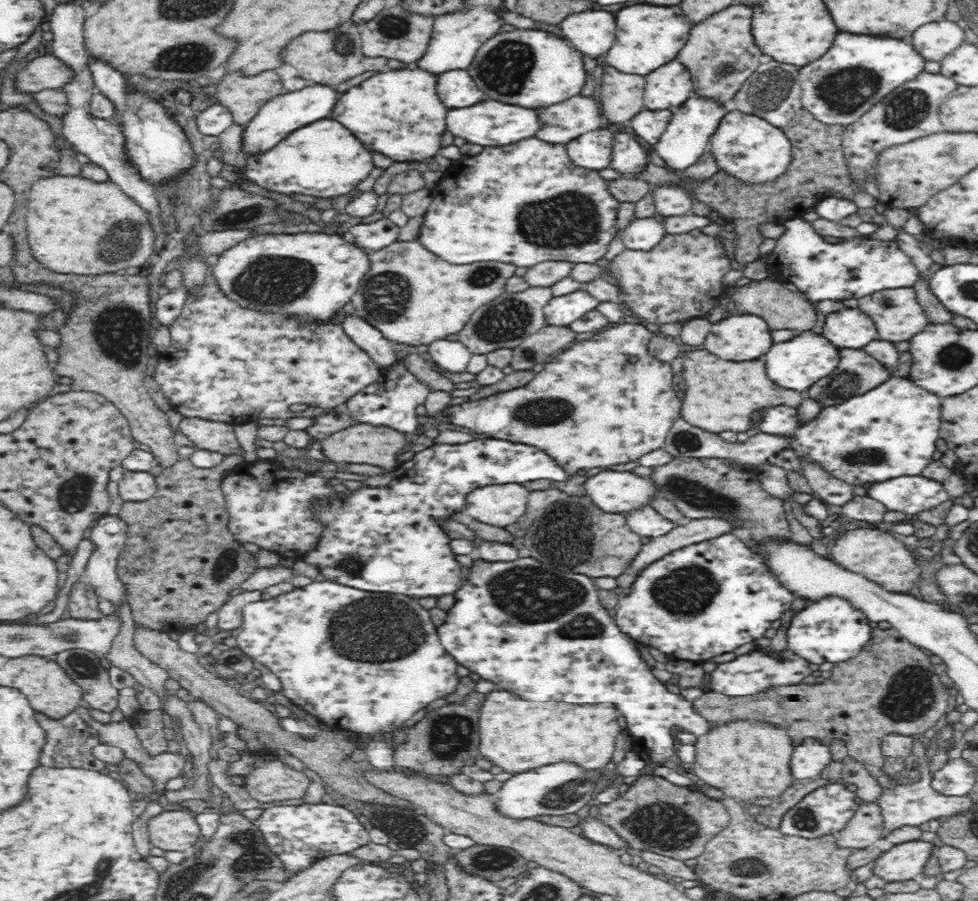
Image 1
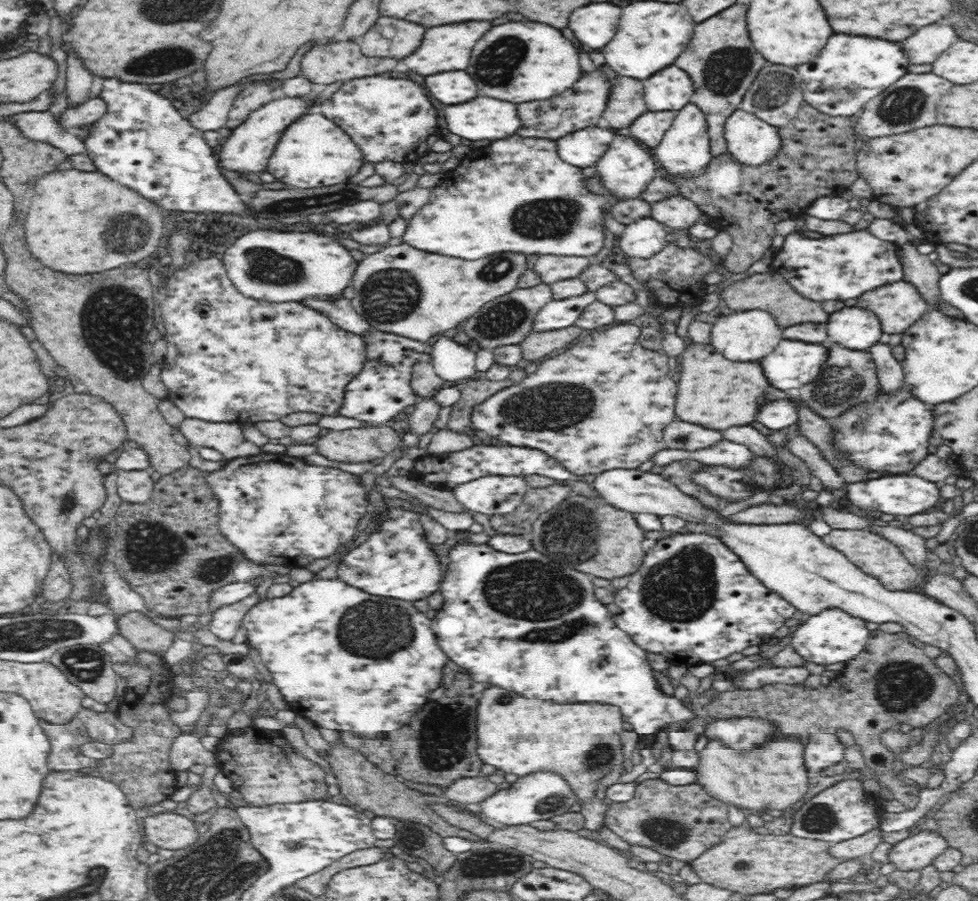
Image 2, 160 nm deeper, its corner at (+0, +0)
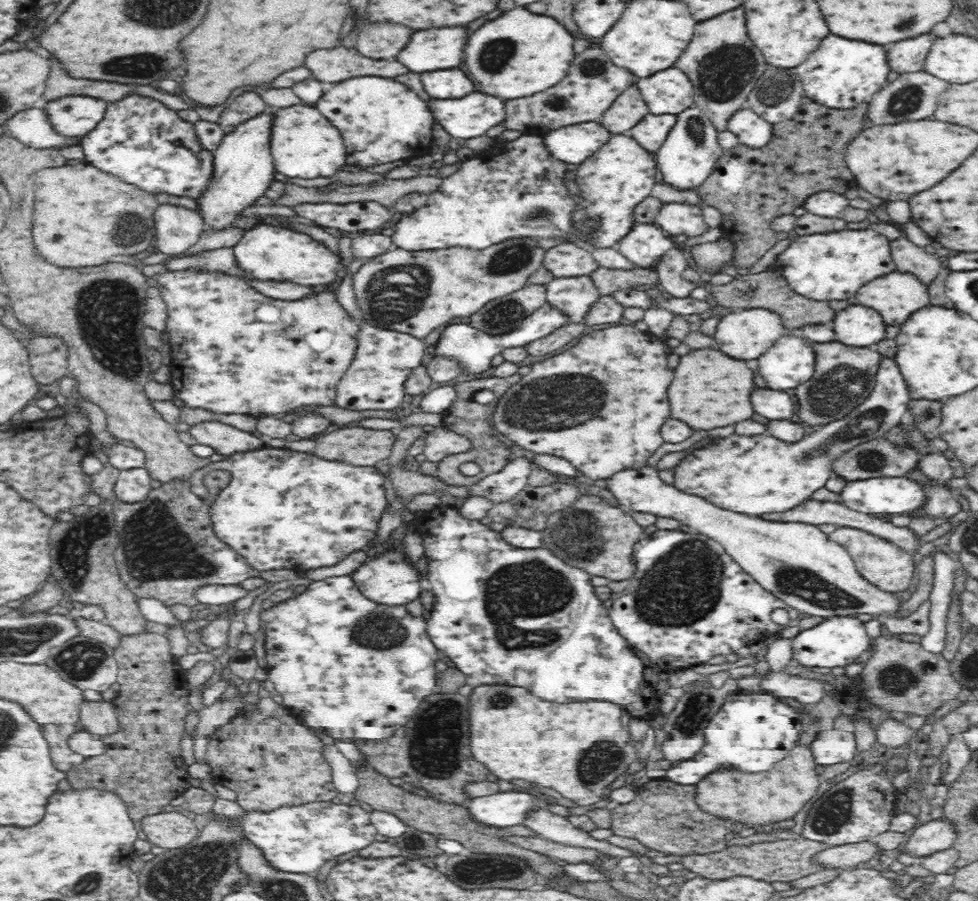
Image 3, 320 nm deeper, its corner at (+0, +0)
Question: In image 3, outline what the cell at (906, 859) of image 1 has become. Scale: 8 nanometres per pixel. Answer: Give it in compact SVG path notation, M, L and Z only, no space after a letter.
M938 816L910 831L905 852L917 857L930 856L934 852L952 847L956 837L957 829L953 823Z

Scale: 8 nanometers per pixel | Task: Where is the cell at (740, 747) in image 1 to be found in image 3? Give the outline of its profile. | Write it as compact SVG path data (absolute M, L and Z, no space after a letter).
M808 745L794 747L787 757L763 773L740 772L737 769L719 769L705 776L696 787L696 804L704 812L731 819L740 826L765 826L794 818L820 786L812 751Z

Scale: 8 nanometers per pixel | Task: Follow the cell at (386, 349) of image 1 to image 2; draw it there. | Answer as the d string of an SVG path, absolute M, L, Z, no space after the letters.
M346 297L339 299L332 298L308 298L299 301L304 306L316 309L327 316L334 324L344 331L362 335L370 330L371 323L359 312L356 312L351 305L351 300Z

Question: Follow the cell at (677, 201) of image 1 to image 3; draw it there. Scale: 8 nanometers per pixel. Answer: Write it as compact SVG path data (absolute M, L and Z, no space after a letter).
M677 202L663 203L655 223L666 234L684 234L686 238L702 236L711 228L702 217L702 208Z

